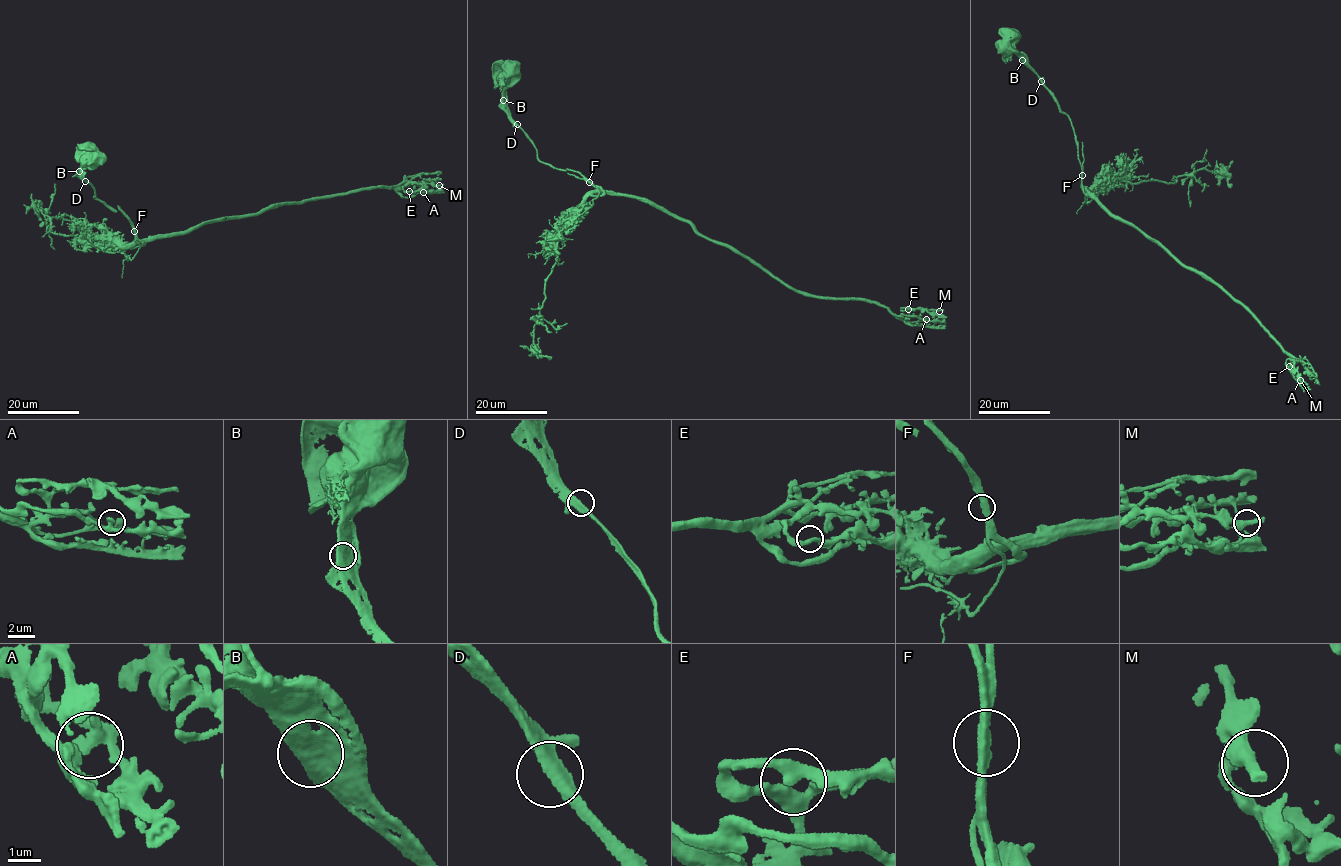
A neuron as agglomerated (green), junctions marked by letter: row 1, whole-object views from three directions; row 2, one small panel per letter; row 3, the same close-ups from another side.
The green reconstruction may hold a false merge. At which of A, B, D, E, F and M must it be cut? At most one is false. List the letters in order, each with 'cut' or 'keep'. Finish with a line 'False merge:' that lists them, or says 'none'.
A: keep
B: keep
D: keep
E: keep
F: cut
M: keep
False merge: F

